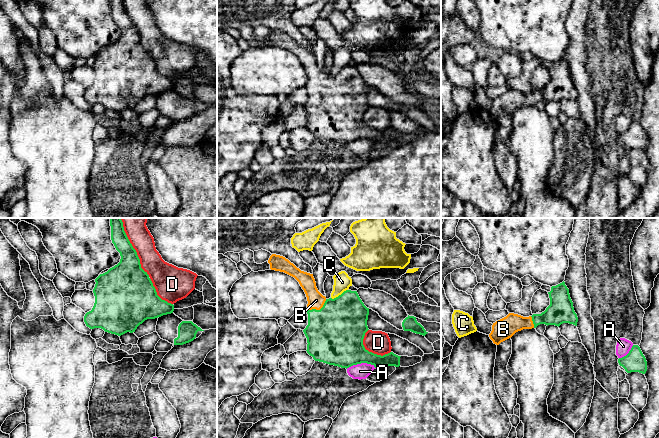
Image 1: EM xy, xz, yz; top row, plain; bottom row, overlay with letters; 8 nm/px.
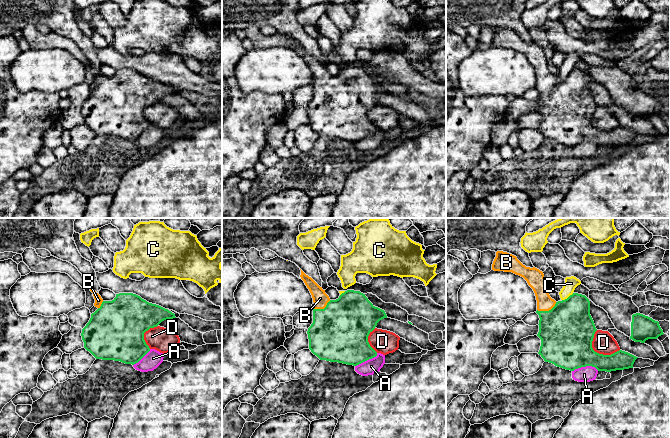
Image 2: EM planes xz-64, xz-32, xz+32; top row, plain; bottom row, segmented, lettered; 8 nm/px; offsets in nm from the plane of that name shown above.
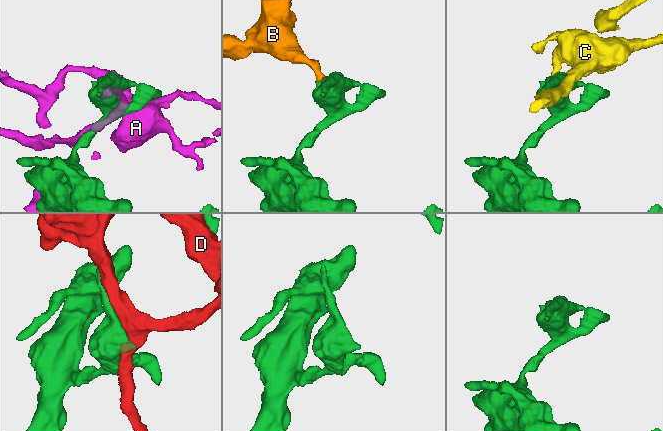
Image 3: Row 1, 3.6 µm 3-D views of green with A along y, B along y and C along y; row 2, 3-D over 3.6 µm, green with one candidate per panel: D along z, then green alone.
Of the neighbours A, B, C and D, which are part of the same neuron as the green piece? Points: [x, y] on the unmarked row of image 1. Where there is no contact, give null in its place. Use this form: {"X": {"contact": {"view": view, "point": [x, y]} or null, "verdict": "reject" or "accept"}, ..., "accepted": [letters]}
{"A": {"contact": {"view": "xz", "point": [361, 138]}, "verdict": "reject"}, "B": {"contact": {"view": "xz", "point": [318, 86]}, "verdict": "accept"}, "C": {"contact": {"view": "xz", "point": [339, 71]}, "verdict": "reject"}, "D": {"contact": {"view": "xy", "point": [135, 26]}, "verdict": "reject"}, "accepted": ["B"]}

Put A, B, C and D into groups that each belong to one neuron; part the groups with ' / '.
A / B / C / D

